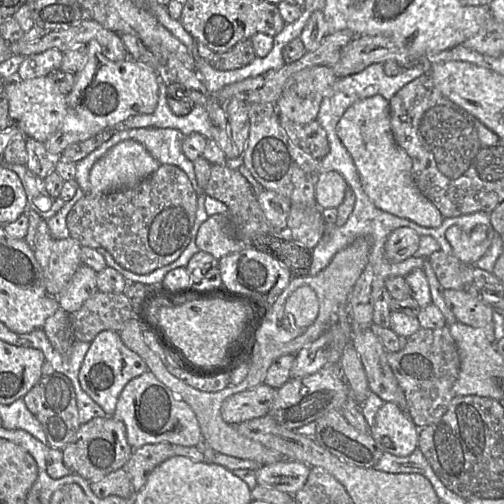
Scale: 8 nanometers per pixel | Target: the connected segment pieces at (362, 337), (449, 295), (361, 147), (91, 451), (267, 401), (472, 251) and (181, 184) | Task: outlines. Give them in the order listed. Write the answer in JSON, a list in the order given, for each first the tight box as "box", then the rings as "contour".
[{"box":[351,326,408,413],"contour":[[[351,326],[351,344],[361,359],[370,390],[408,413],[404,391],[388,364],[387,351],[372,329],[353,333]]]},{"box":[444,289,495,344],"contour":[[[445,289],[444,299],[459,322],[482,330],[487,340],[495,344],[494,309],[490,305],[469,292],[459,290]]]},{"box":[335,95,444,227],"contour":[[[381,95],[361,99],[347,108],[335,128],[353,159],[362,187],[379,209],[423,227],[439,227],[444,217],[412,179],[412,160],[395,141],[391,130],[389,101]]]},{"box":[62,416,133,482],"contour":[[[113,416],[96,417],[81,424],[72,440],[62,449],[63,463],[74,474],[89,482],[95,482],[107,474],[123,468],[133,450],[127,442],[126,427],[121,420]]]},{"box":[221,383,276,424],"contour":[[[264,383],[226,398],[221,405],[221,416],[229,424],[241,422],[268,414],[276,397],[276,390]]]},{"box":[445,225,491,264],"contour":[[[457,225],[450,226],[445,232],[445,236],[452,247],[453,255],[464,264],[475,264],[485,255],[491,245],[491,233],[484,241],[475,243],[471,239],[470,233]]]},{"box":[66,164,198,275],"contour":[[[163,164],[134,187],[103,194],[86,194],[68,213],[66,224],[70,237],[81,246],[94,249],[103,247],[120,266],[143,275],[167,266],[179,258],[190,243],[197,209],[198,195],[187,174],[175,165]]]}]

